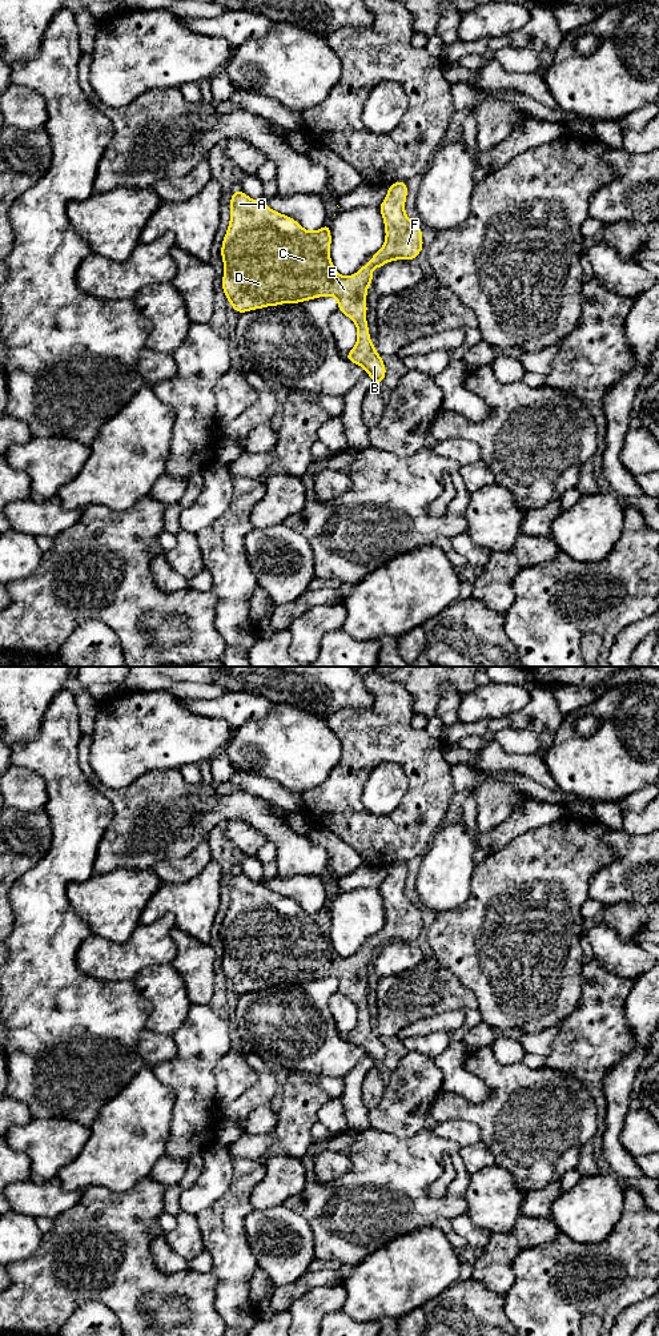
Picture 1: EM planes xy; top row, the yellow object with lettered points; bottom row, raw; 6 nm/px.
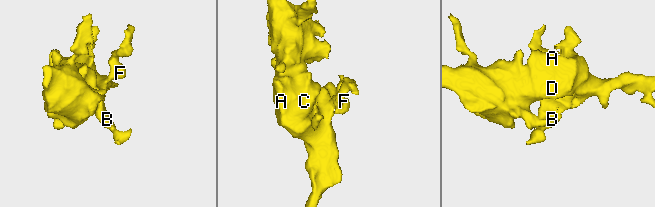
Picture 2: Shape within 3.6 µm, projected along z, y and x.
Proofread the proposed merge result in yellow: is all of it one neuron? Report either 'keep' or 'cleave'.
keep

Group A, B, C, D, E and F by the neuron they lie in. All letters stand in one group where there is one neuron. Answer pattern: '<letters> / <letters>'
A B C D E F

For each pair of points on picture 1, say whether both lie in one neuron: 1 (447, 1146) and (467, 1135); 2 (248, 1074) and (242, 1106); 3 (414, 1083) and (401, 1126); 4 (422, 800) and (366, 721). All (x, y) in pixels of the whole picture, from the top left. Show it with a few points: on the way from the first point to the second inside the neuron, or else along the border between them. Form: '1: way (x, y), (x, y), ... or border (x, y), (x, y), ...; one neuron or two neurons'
1: border (430, 1129), (437, 1135), (449, 1138), (461, 1146); two neurons
2: border (245, 1058), (256, 1071), (257, 1081), (221, 1107); two neurons
3: way (409, 1094), (401, 1115); one neuron
4: way (422, 779), (422, 773), (386, 737); one neuron

